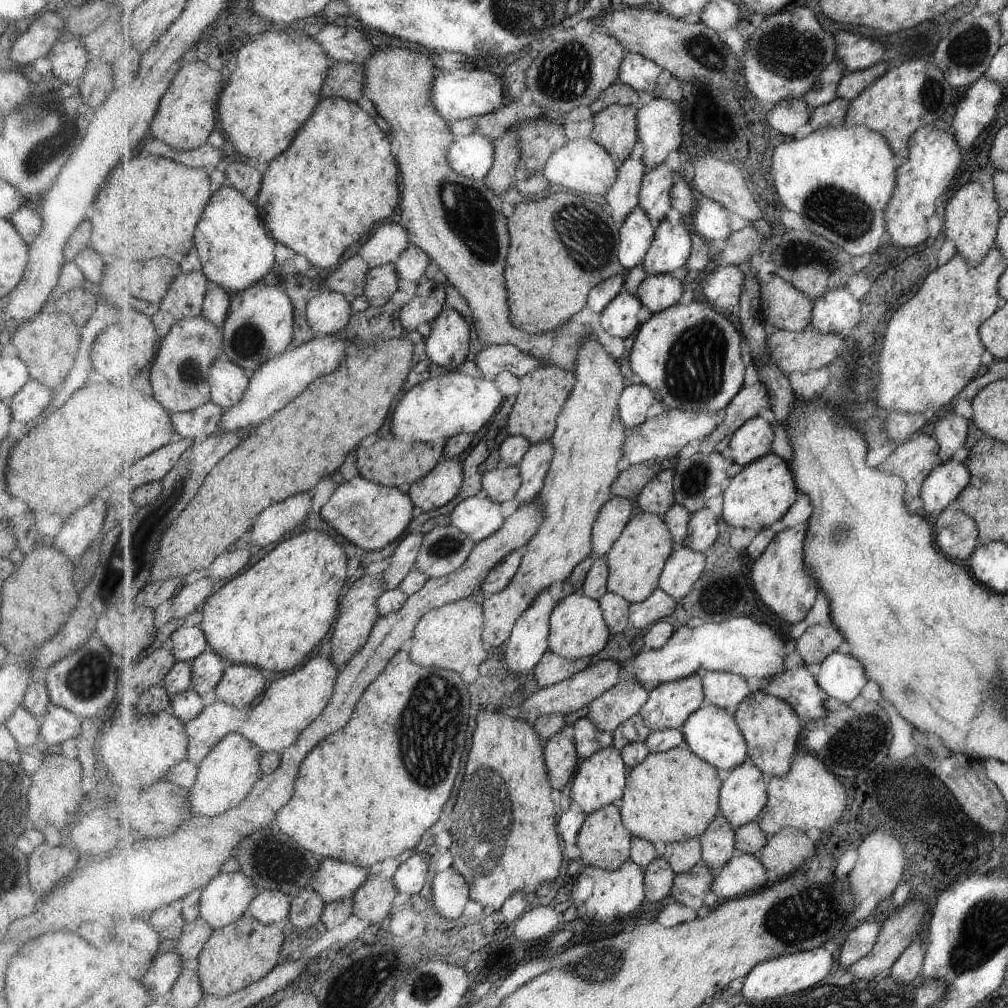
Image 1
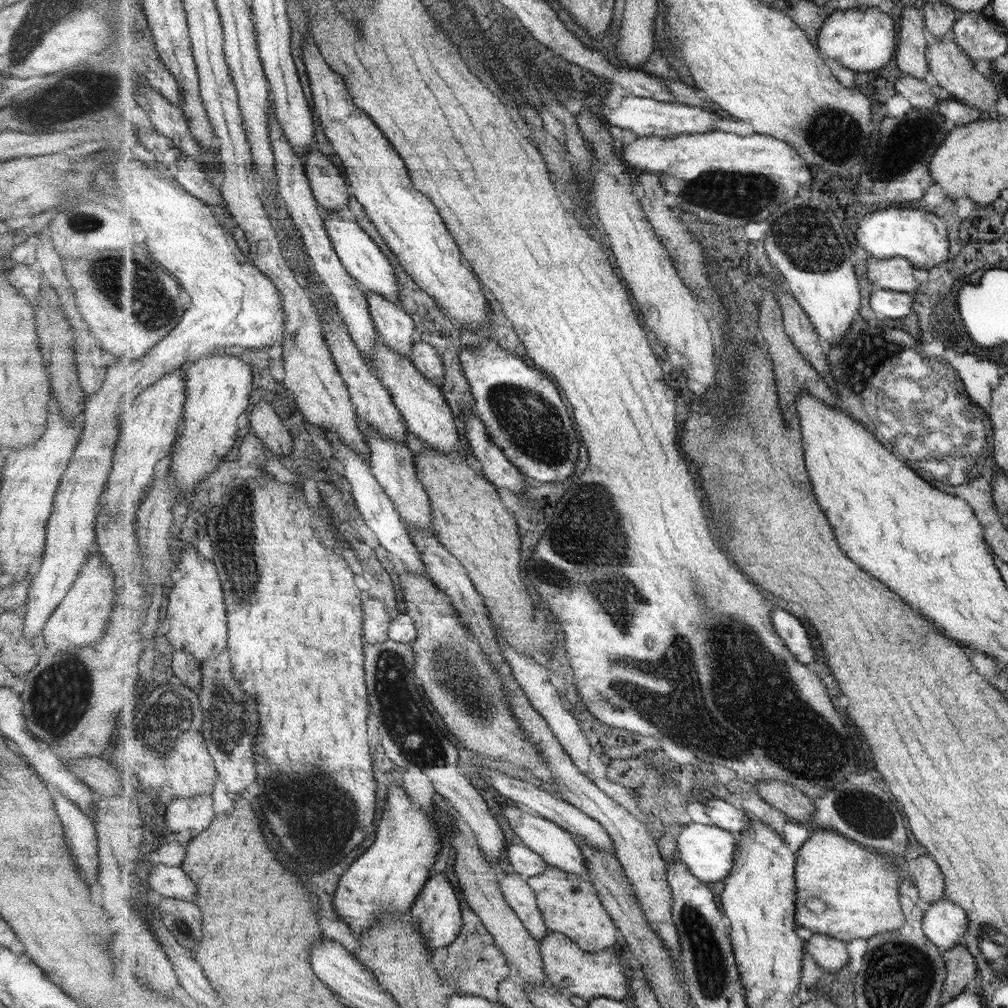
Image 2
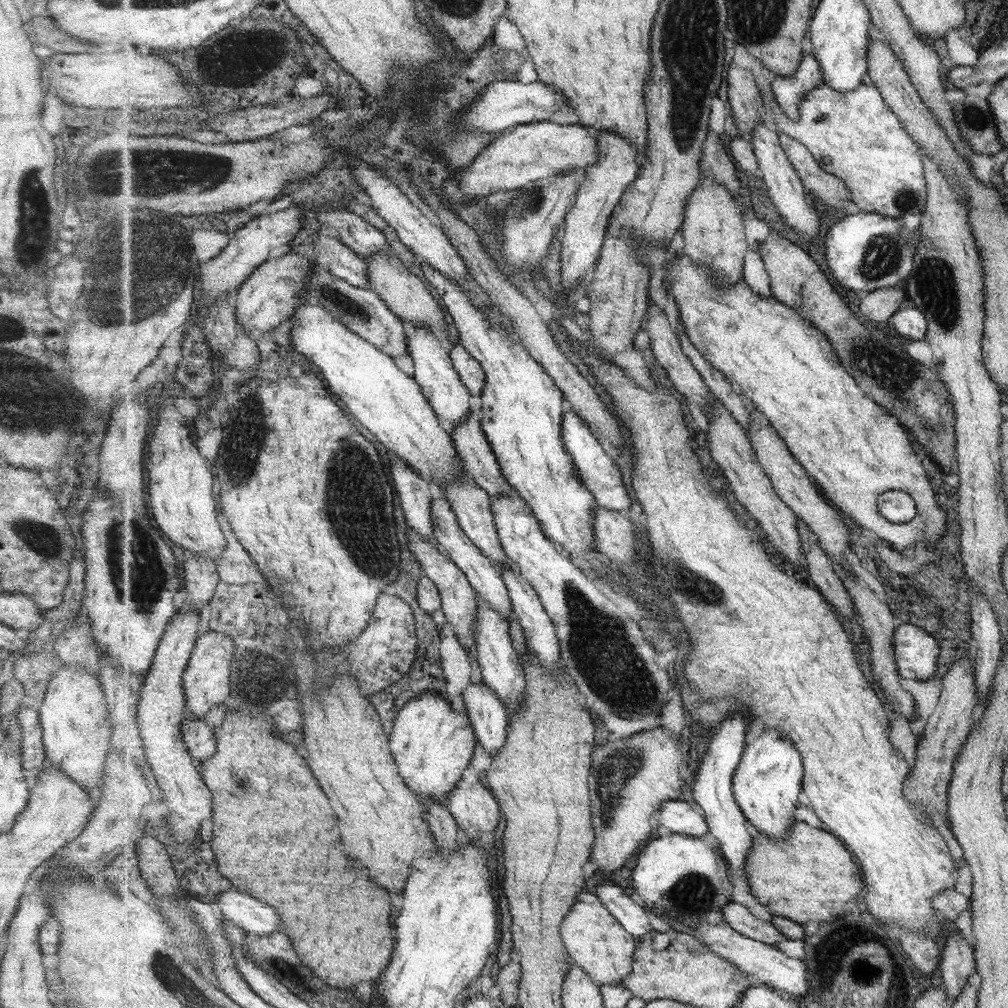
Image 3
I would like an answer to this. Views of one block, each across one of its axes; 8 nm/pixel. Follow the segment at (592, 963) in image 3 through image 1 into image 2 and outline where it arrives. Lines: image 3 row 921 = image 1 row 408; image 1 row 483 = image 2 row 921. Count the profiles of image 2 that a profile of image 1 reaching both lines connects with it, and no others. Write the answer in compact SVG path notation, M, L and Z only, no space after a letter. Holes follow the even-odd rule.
M549 865L544 874L527 880L538 896L539 908L550 930L570 936L582 949L592 953L610 949L619 942L619 927L607 913L597 888L585 877Z

